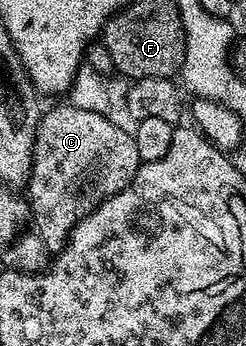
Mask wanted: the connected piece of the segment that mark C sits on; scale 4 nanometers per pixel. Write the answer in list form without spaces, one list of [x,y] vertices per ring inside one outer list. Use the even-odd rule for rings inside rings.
[[[69,103],[58,105],[50,111],[45,110],[41,114],[37,127],[33,163],[26,182],[26,195],[32,210],[33,226],[47,250],[54,255],[60,252],[65,247],[76,222],[96,208],[104,199],[121,192],[130,185],[130,181],[141,169],[142,164],[138,157],[135,136],[119,129],[106,115],[85,111]],[[94,173],[96,175],[94,180],[86,179]]]

